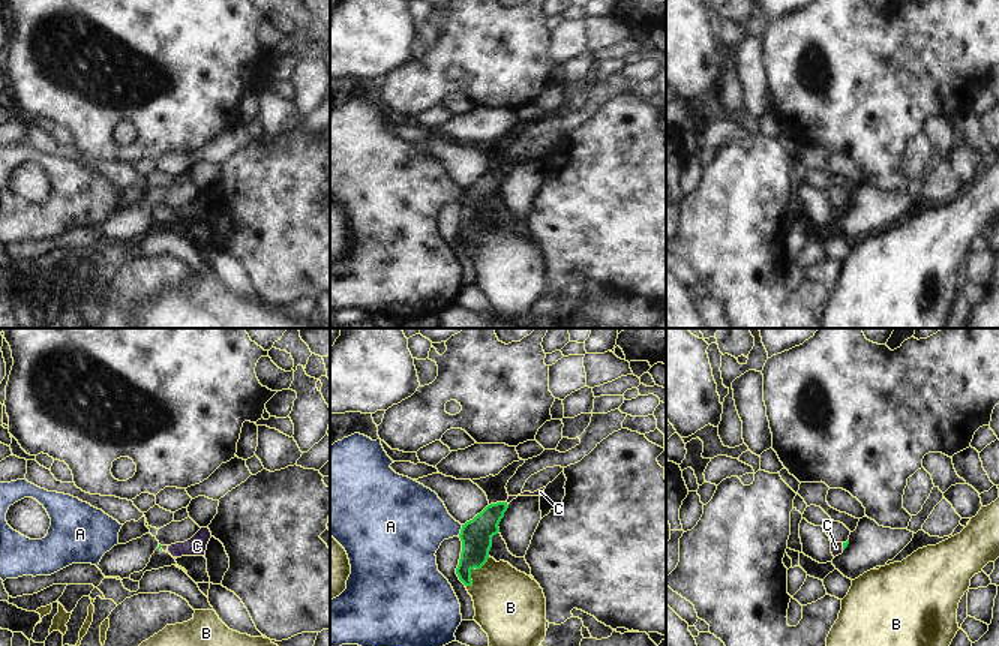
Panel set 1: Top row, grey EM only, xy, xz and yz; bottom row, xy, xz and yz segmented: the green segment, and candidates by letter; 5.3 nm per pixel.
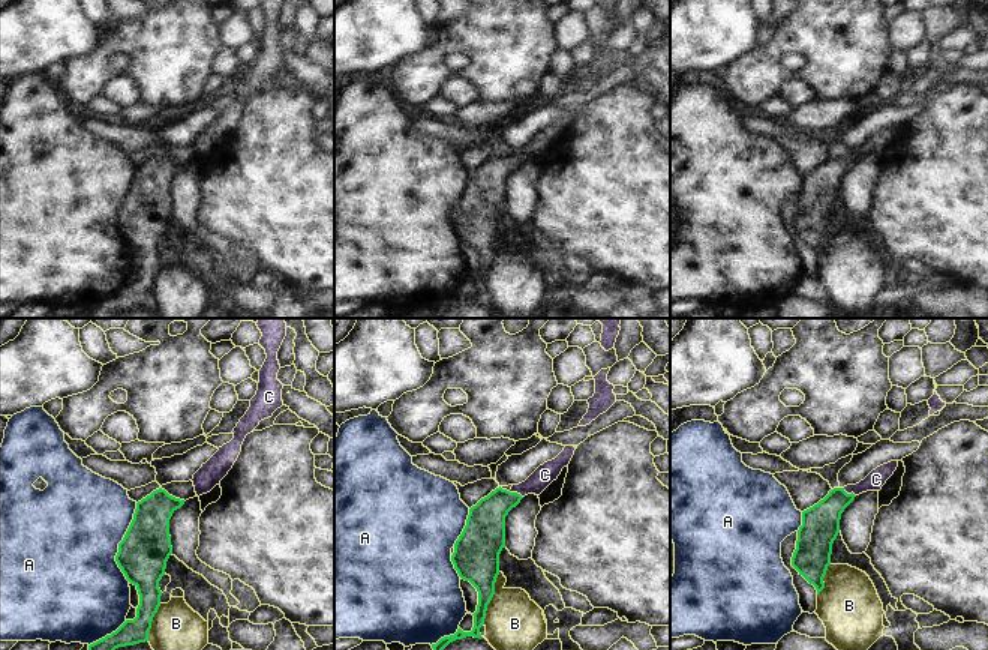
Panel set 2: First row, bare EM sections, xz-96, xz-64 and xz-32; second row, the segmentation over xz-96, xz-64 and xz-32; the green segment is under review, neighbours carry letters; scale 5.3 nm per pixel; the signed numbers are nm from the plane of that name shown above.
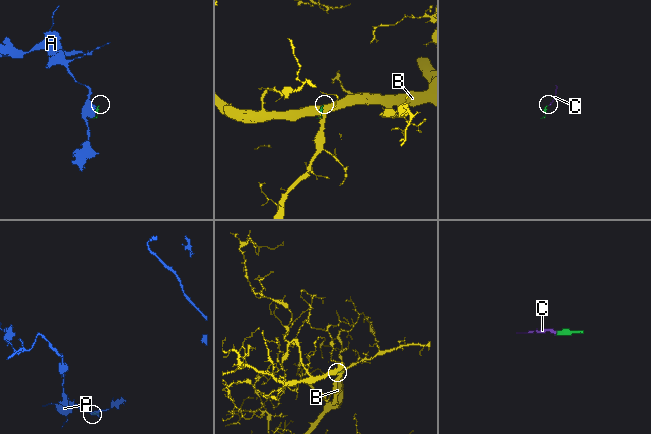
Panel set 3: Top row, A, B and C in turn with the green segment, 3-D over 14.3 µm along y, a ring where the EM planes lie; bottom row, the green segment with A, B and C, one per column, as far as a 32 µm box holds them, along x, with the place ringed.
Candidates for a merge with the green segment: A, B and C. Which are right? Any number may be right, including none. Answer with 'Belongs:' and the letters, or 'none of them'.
Belongs: C

